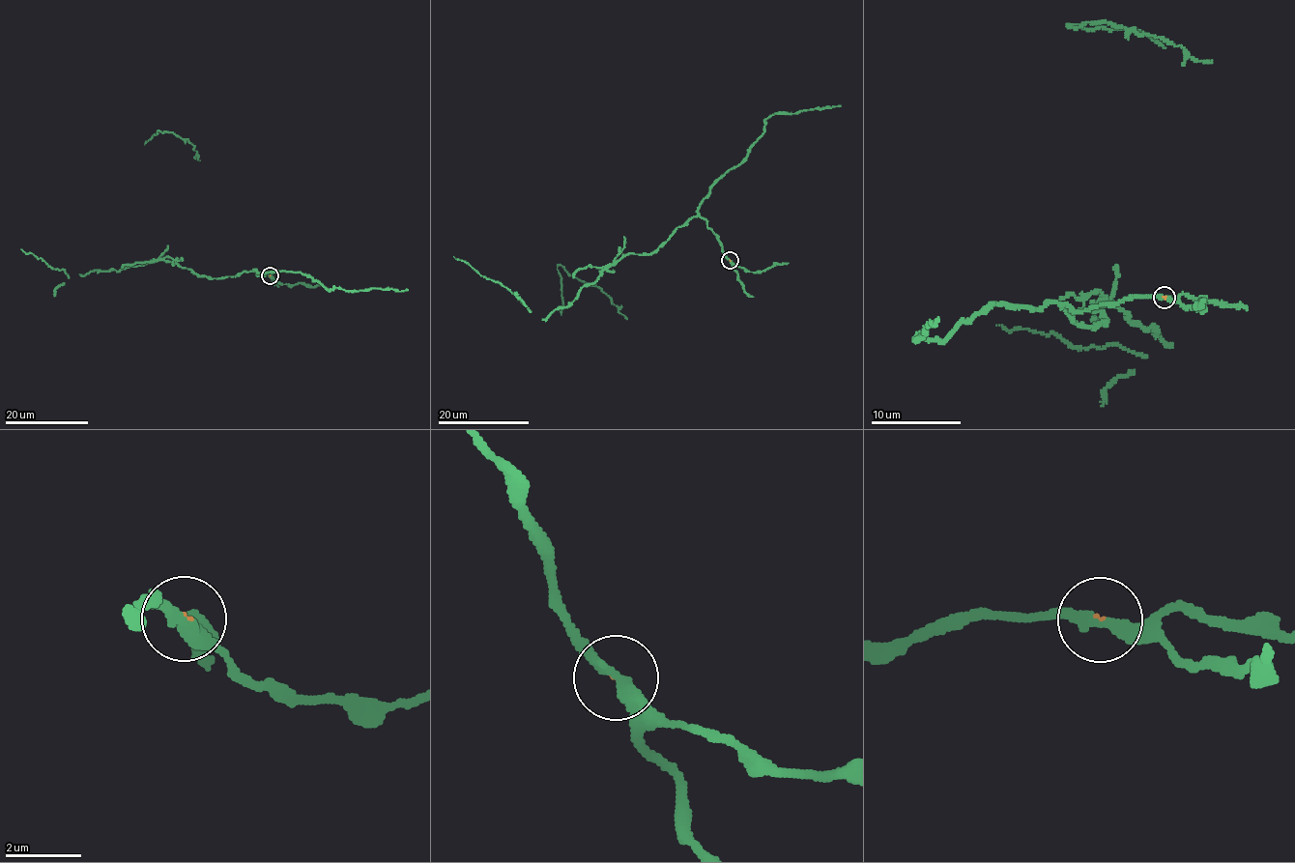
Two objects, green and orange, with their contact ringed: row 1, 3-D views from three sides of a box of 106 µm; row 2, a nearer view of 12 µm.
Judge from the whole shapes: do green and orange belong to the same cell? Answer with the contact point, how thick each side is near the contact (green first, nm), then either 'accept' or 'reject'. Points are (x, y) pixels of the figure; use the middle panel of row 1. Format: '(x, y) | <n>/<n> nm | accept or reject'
(730, 260) | 320/60 nm | reject

